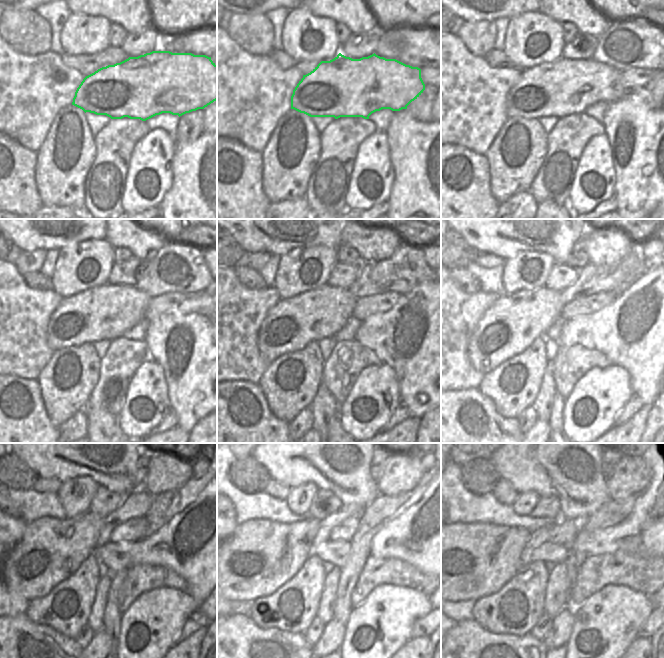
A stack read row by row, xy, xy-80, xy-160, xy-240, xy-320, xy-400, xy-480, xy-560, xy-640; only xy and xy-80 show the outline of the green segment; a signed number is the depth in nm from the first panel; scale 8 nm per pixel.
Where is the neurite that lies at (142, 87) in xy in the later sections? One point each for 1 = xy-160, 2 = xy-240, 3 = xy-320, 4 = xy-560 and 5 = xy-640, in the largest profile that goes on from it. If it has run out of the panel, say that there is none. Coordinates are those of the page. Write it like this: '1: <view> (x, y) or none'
1: xy-160 (566, 86)
2: xy-240 (108, 311)
3: xy-320 (292, 324)
4: xy-560 (261, 555)
5: xy-640 (461, 561)

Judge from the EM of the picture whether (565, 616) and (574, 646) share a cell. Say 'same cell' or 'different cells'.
different cells

